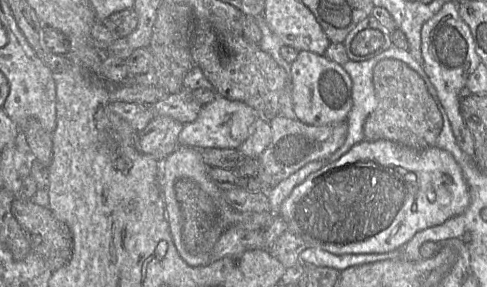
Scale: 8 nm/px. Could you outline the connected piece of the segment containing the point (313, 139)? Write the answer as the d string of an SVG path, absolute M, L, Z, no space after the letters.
M277 115L269 120L272 137L269 145L258 157L261 167L260 190L267 192L307 163L324 159L334 153L344 143L347 134L347 121L327 124L308 125L298 119Z

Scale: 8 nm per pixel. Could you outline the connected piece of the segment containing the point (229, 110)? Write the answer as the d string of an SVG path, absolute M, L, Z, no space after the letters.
M223 96L217 97L203 105L193 122L183 124L178 136L179 146L207 148L237 148L248 137L251 126L258 113L247 104L238 100L229 100Z

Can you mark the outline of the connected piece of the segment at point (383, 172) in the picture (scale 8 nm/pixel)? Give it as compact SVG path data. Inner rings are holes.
M363 140L354 145L349 151L333 163L327 164L319 170L312 172L297 185L290 195L283 201L277 214L287 224L287 230L299 235L309 247L320 248L336 255L386 253L401 249L417 232L444 223L446 220L463 213L470 204L468 184L462 169L453 155L439 147L432 146L423 150L413 149L389 140L368 141Z

